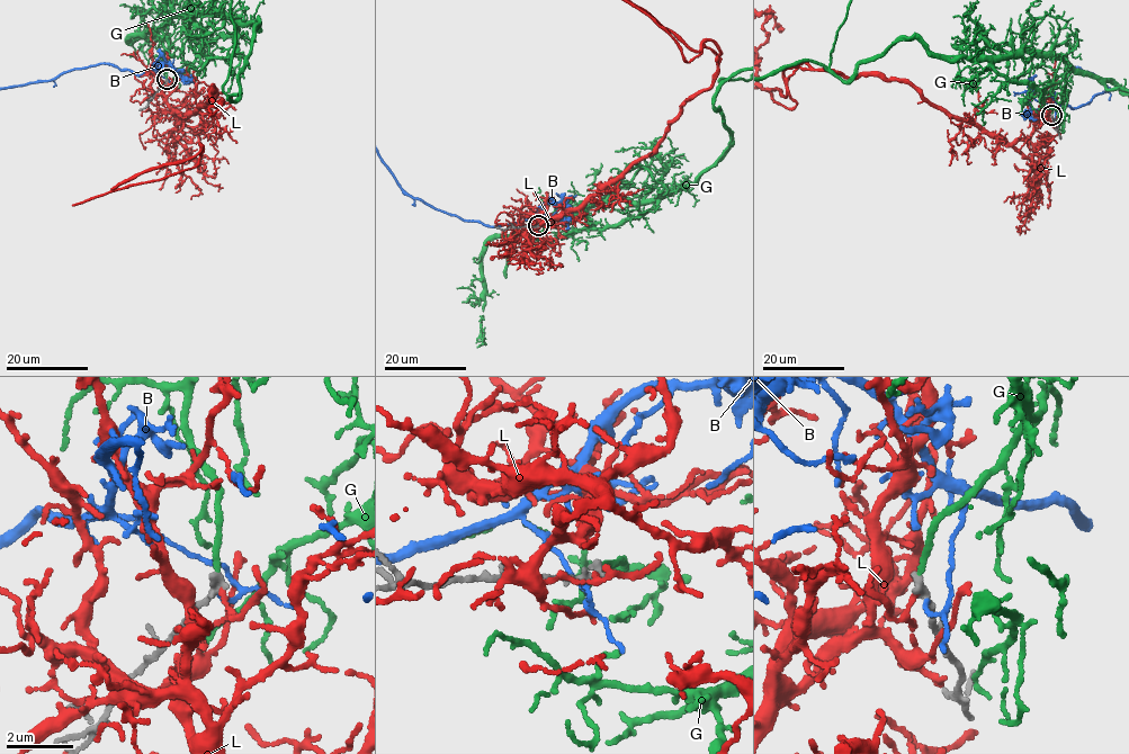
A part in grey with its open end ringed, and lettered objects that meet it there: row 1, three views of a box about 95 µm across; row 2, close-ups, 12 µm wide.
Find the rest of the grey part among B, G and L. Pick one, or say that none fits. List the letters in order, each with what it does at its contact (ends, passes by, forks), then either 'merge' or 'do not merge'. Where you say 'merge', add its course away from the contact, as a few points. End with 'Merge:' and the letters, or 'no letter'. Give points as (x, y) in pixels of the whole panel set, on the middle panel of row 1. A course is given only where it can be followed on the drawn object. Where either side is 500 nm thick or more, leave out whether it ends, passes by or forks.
B: it passes by; do not merge
G: it ends; merge
L: it passes by; do not merge
Merge: G

